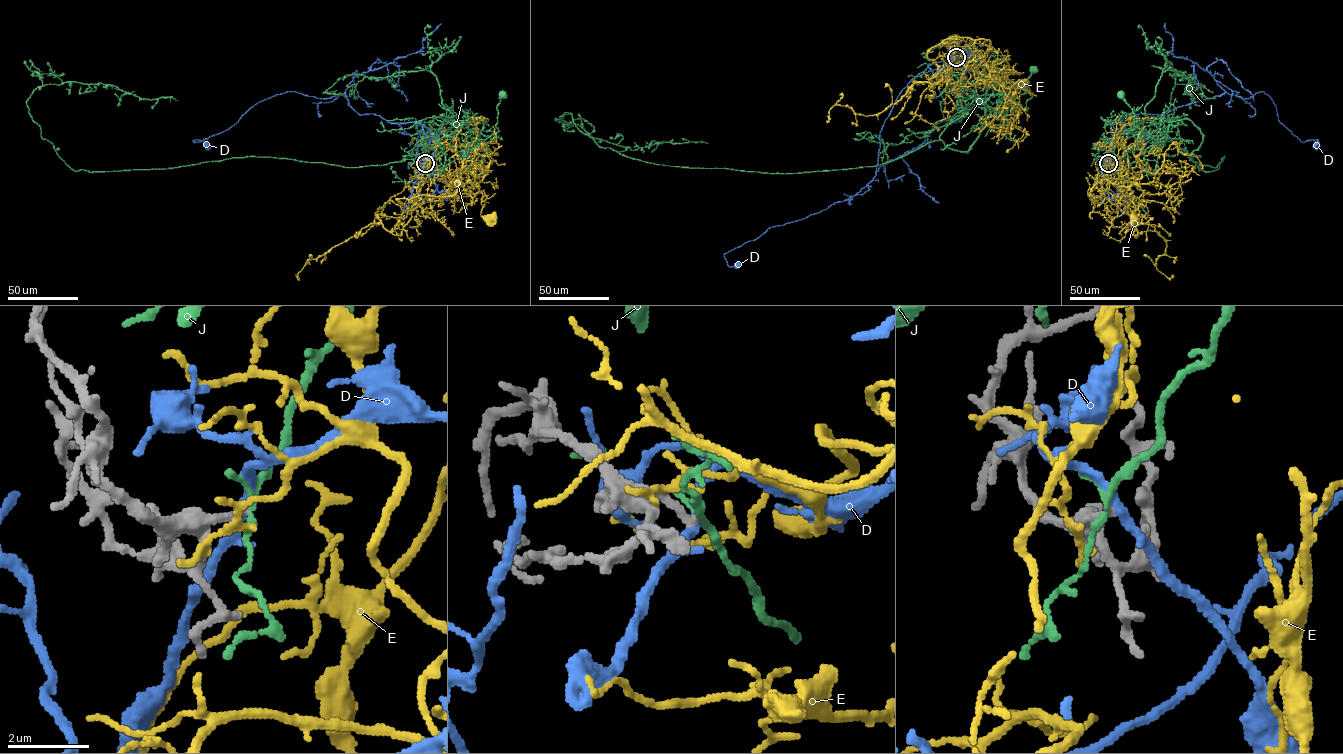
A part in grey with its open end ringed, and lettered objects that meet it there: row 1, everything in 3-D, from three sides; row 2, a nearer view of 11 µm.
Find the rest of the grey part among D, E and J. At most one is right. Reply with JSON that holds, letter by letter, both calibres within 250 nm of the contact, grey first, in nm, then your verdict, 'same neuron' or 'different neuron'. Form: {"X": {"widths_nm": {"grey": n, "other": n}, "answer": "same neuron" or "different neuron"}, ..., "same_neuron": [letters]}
{"D": {"widths_nm": {"grey": 200, "other": 200}, "answer": "different neuron"}, "E": {"widths_nm": {"grey": 320, "other": 220}, "answer": "different neuron"}, "J": {"widths_nm": {"grey": 200, "other": 130}, "answer": "different neuron"}, "same_neuron": []}

